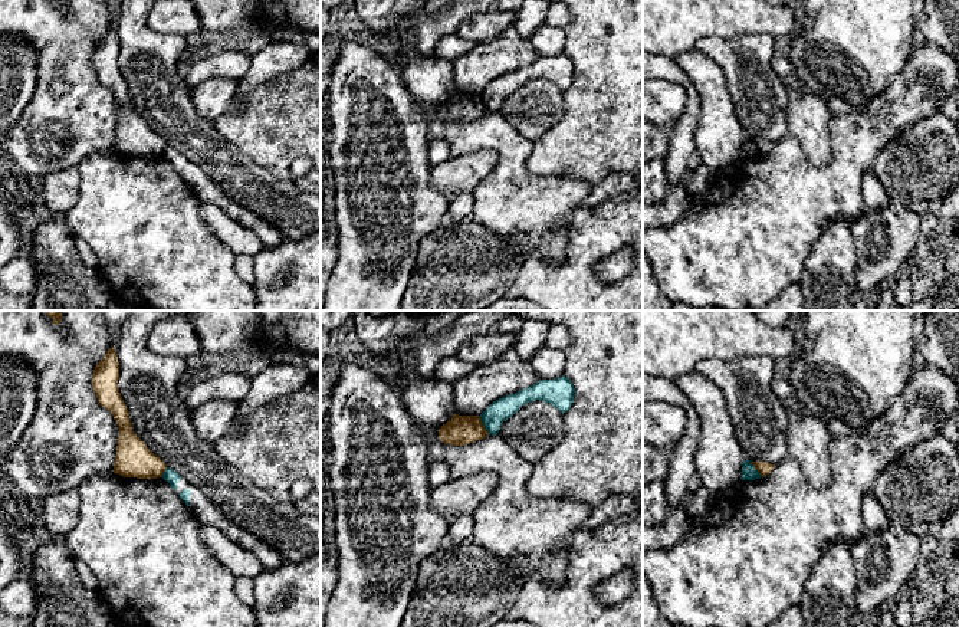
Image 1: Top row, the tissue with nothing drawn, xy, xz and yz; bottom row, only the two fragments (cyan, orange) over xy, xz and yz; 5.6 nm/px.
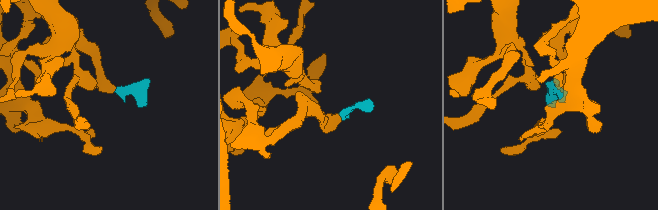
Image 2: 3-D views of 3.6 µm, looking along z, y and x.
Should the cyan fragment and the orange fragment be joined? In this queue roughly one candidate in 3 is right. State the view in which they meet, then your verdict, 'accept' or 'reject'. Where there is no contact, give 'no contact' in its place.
xz | reject

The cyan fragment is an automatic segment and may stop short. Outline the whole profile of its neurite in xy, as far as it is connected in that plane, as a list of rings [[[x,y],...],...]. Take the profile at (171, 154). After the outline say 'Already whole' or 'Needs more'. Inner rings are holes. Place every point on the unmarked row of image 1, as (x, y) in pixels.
[[[167,145],[162,151],[171,165],[190,186],[200,201],[220,207],[229,217],[250,229],[265,246],[277,246],[285,242],[283,234],[253,211],[233,201],[226,193],[193,161]]]. Needs more

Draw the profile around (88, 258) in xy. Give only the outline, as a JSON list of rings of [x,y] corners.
[[[75,237],[75,247],[85,266],[88,266],[88,267],[98,266],[98,259],[85,240]]]

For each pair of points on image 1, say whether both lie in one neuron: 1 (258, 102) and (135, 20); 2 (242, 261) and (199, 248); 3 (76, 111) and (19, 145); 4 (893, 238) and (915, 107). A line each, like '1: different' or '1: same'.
1: different
2: different
3: same
4: different

